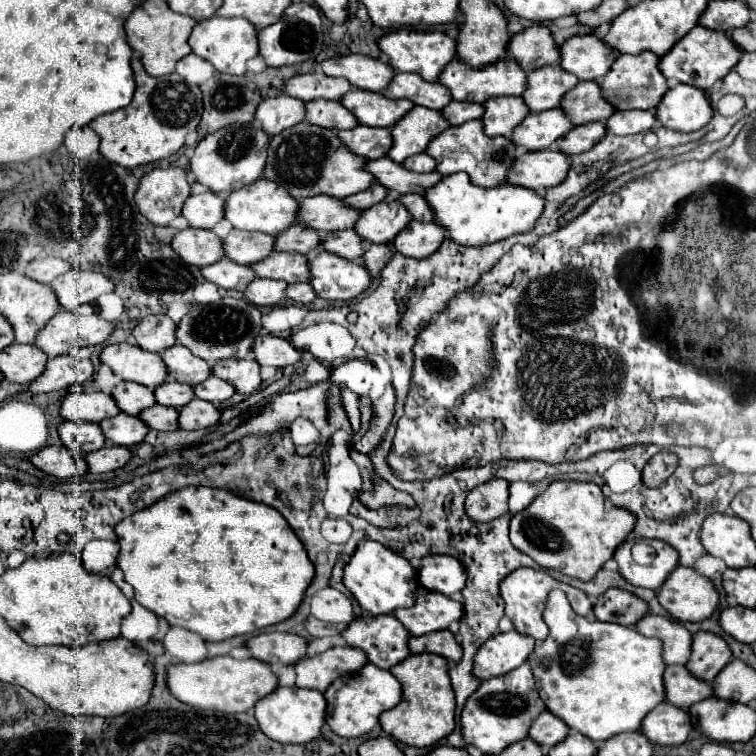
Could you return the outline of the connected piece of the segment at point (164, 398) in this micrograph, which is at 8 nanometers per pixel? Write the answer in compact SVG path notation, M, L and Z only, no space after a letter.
M168 380L162 386L158 386L154 390L156 402L162 406L172 406L172 408L182 408L184 404L188 404L194 396L192 396L192 386L188 384L176 384L176 380Z

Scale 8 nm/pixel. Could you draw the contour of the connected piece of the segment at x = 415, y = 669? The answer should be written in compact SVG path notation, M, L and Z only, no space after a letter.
M410 654L402 662L390 668L390 672L402 684L402 700L396 708L380 714L380 726L386 734L402 744L430 748L440 738L448 736L454 728L454 692L450 686L446 660L438 654Z

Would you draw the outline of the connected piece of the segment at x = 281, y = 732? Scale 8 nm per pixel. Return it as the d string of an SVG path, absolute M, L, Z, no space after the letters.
M276 688L264 700L258 700L254 706L254 716L260 724L260 730L282 744L308 744L310 740L320 736L320 728L324 724L326 700L322 692L316 690L298 690L298 688Z

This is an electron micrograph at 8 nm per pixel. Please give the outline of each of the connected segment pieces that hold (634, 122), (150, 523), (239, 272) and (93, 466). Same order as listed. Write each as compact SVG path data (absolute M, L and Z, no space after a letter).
M628 110L628 112L614 112L608 118L606 128L612 134L628 136L628 134L638 134L638 132L650 130L654 126L654 122L656 122L654 110Z
M180 488L156 504L134 512L130 522L120 522L114 530L120 544L116 566L132 586L134 598L172 626L186 628L212 642L250 634L290 618L314 578L314 566L302 542L278 510L220 488Z
M222 258L216 264L202 268L202 276L208 282L212 282L220 288L226 288L226 290L232 290L232 288L244 290L256 278L256 274L252 272L250 266L232 264L232 260L228 260L228 258Z
M106 444L104 448L90 452L88 456L82 456L88 462L88 472L102 474L102 472L112 472L122 466L126 466L132 458L130 448L120 448L118 444Z

